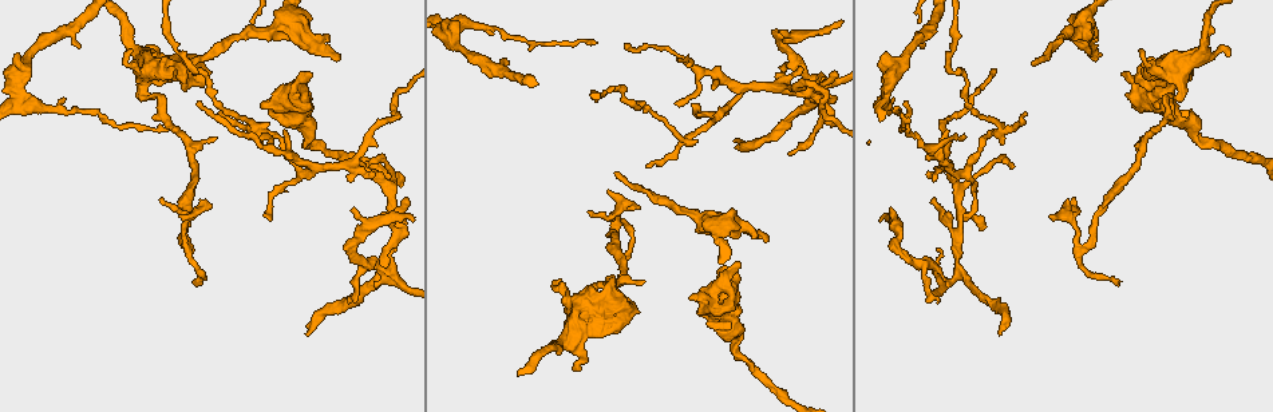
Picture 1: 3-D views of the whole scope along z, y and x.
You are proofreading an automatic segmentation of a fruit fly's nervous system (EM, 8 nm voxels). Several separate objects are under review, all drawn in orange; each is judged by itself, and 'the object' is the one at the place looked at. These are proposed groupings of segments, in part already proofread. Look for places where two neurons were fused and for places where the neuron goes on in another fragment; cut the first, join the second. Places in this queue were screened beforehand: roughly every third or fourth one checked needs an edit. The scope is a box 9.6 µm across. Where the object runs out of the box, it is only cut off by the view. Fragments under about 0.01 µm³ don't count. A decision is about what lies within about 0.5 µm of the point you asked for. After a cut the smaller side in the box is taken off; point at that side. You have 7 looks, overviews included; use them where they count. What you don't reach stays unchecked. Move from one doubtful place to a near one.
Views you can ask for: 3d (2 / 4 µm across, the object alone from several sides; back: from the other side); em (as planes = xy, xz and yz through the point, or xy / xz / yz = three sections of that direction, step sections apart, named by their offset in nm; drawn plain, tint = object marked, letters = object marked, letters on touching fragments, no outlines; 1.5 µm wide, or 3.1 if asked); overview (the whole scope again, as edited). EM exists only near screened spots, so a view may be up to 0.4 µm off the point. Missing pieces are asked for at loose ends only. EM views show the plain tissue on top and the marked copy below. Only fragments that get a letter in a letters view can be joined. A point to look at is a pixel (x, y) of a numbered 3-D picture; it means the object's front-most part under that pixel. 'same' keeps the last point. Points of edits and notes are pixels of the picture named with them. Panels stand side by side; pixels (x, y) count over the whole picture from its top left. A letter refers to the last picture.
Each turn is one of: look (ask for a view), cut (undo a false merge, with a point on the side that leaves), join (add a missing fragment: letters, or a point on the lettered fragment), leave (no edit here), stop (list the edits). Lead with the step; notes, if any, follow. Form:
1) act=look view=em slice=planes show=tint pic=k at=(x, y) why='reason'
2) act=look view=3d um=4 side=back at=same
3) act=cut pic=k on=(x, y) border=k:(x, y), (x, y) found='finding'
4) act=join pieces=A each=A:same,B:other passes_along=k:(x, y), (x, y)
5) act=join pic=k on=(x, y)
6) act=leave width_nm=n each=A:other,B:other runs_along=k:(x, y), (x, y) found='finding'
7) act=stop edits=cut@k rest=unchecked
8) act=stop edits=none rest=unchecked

act=look view=em slice=xz step=4 show=tint pic=1 at=(934, 149) why='branch point'

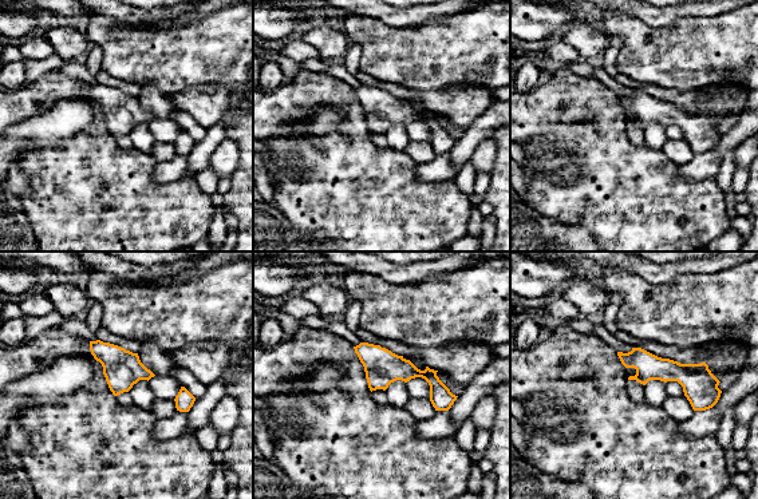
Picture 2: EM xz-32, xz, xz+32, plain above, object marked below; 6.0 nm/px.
act=look view=em slice=planes show=letters at=same why='another direction'

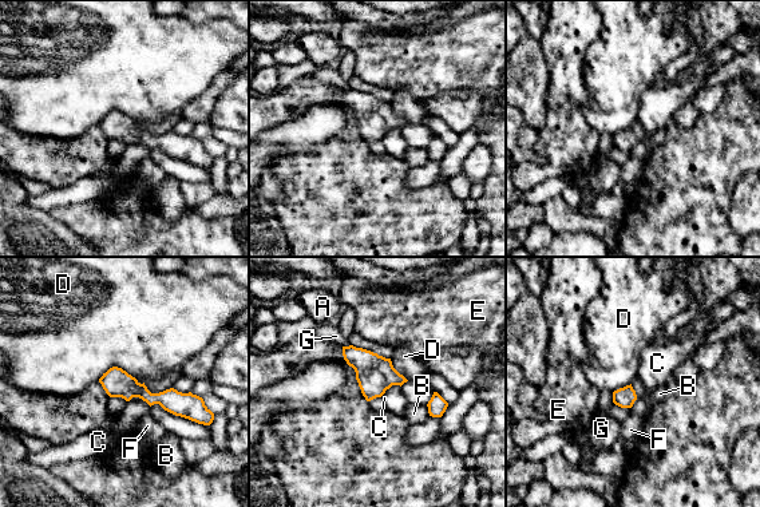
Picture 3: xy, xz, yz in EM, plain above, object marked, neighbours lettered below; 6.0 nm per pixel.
act=leave each=A:other,B:other,C:other,D:other,E:other,F:other,G:other border=3:(127, 400), (141, 397), (150, 406) found='continuous, no second neuron'

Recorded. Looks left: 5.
act=look view=3d um=2 pic=1 at=(1117, 284) why='tapers out'

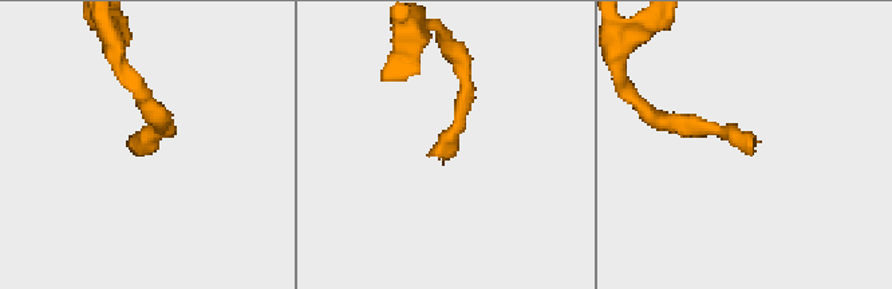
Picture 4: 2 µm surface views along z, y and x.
act=look view=em slice=planes show=tint pic=4 at=(751, 154) why='need the tissue'

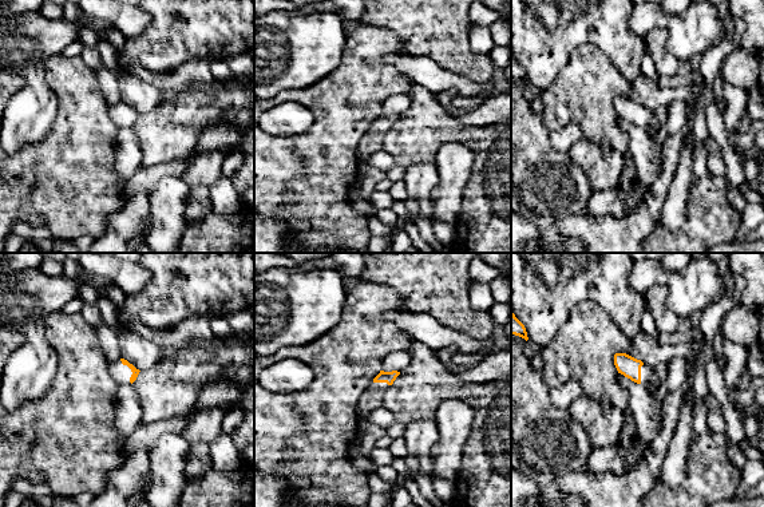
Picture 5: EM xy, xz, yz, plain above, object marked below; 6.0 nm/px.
act=look view=em slice=planes show=letters at=same

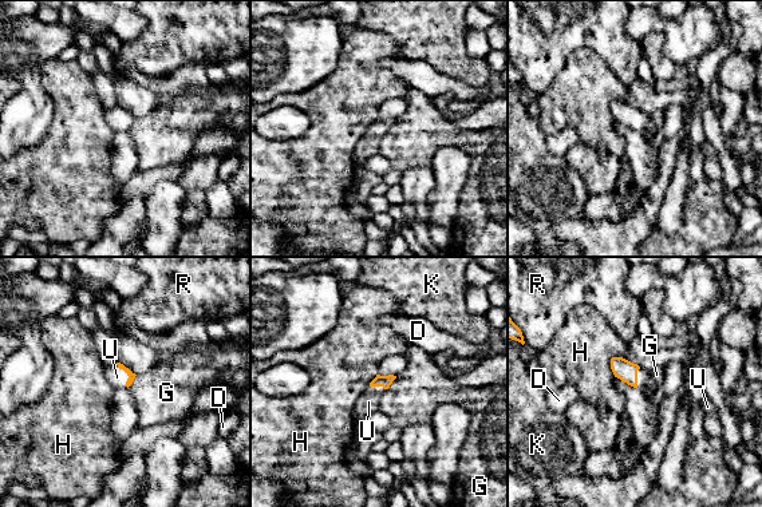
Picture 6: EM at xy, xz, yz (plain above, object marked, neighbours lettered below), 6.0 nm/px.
act=join pieces=U each=D:other,G:other,H:other,K:other,R:other,U:same passes_along=6:(131, 376), (127, 375), (117, 377) found='the neuron continues'

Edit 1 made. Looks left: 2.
act=stop edits=join@6 rest=unchecked

